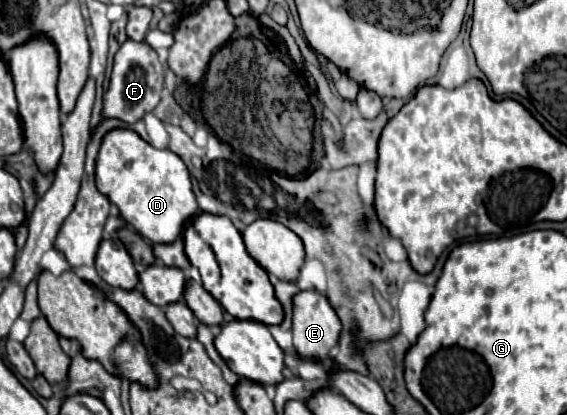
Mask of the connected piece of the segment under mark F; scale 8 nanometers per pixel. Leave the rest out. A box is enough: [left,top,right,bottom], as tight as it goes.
[104,38,164,124]

